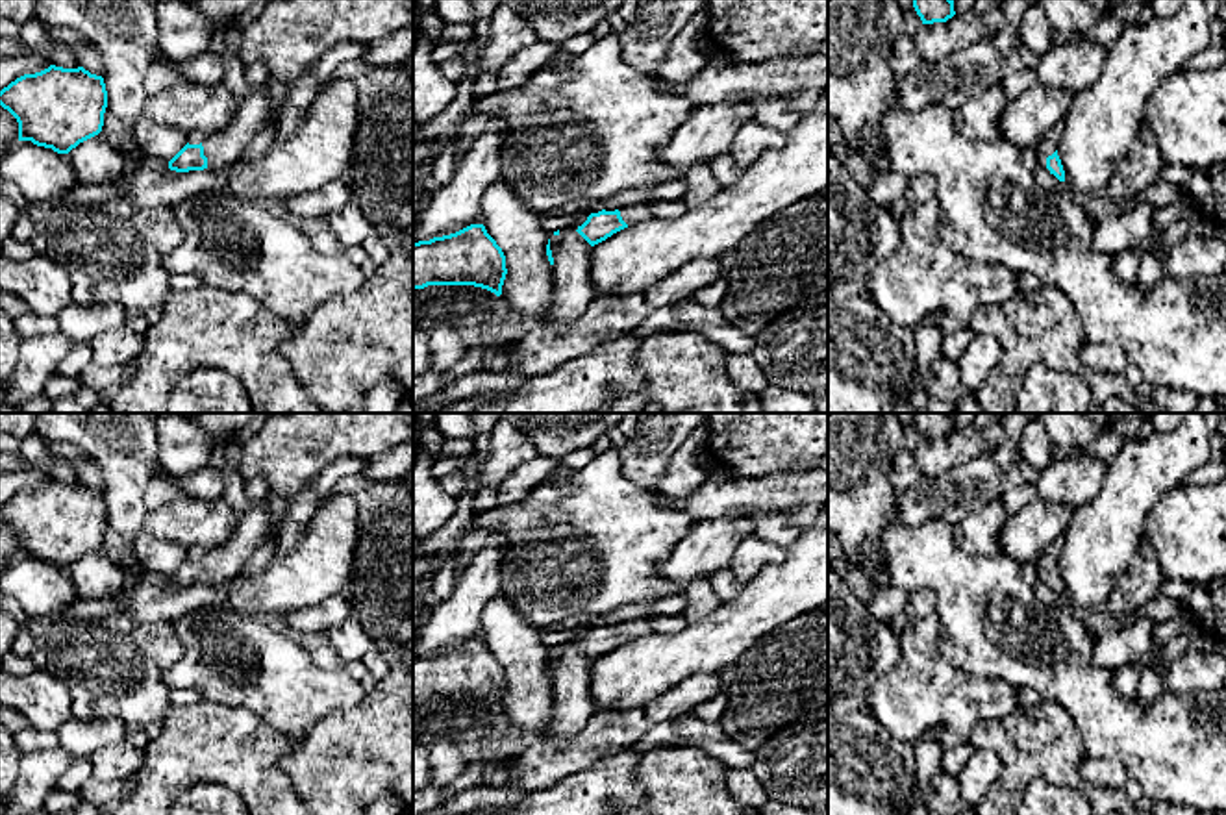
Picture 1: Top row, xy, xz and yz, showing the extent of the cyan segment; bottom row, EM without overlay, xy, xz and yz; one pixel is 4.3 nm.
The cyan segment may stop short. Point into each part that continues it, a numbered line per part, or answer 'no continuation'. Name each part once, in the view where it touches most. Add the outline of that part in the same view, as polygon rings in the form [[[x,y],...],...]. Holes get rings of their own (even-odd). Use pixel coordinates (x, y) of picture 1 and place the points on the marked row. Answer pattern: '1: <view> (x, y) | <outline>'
1: xy (258, 110) | [[[254,89],[241,102],[235,119],[202,141],[207,169],[228,167],[244,152],[259,130],[280,120],[281,111],[265,89]]]

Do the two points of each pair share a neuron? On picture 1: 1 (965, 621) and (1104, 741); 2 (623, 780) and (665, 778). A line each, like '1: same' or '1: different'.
1: same
2: different

